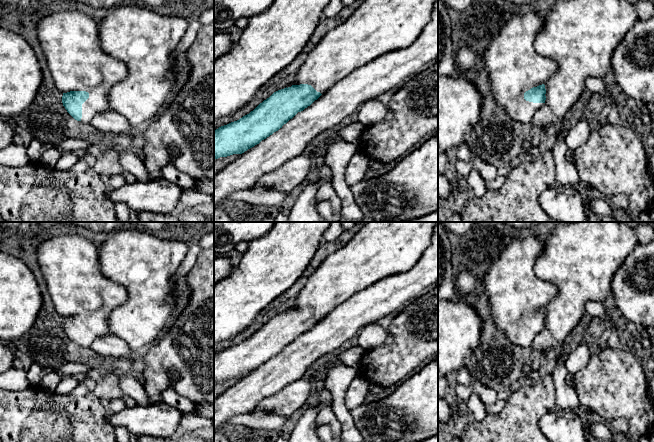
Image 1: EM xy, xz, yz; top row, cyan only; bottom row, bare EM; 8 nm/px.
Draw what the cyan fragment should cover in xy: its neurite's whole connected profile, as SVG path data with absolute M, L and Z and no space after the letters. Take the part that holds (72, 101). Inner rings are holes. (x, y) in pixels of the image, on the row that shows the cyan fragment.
M58 9L47 15L37 25L38 40L47 60L47 66L55 86L63 93L62 103L67 112L77 121L90 124L98 114L111 110L108 93L117 83L127 76L124 62L105 53L99 44L98 22L81 10Z

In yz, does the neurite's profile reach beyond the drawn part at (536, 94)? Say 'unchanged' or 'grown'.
grown

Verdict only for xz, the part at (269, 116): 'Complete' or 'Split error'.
Split error

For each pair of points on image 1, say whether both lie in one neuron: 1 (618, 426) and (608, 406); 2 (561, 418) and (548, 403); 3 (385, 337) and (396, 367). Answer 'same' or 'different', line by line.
1: different
2: different
3: different

